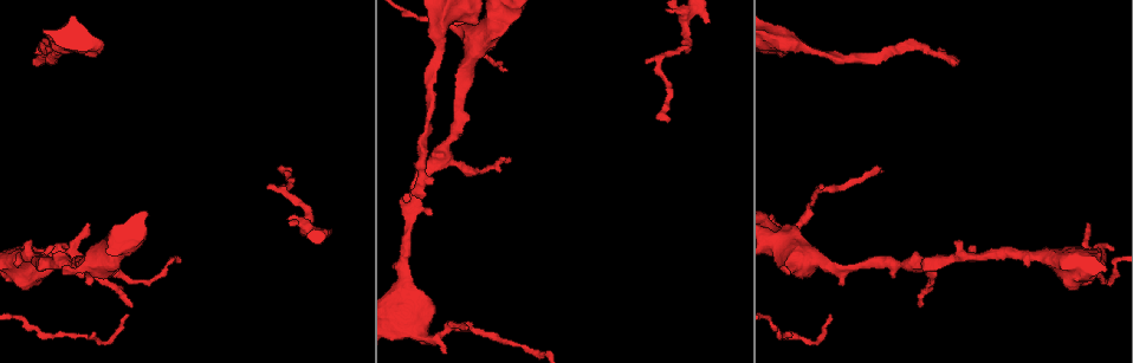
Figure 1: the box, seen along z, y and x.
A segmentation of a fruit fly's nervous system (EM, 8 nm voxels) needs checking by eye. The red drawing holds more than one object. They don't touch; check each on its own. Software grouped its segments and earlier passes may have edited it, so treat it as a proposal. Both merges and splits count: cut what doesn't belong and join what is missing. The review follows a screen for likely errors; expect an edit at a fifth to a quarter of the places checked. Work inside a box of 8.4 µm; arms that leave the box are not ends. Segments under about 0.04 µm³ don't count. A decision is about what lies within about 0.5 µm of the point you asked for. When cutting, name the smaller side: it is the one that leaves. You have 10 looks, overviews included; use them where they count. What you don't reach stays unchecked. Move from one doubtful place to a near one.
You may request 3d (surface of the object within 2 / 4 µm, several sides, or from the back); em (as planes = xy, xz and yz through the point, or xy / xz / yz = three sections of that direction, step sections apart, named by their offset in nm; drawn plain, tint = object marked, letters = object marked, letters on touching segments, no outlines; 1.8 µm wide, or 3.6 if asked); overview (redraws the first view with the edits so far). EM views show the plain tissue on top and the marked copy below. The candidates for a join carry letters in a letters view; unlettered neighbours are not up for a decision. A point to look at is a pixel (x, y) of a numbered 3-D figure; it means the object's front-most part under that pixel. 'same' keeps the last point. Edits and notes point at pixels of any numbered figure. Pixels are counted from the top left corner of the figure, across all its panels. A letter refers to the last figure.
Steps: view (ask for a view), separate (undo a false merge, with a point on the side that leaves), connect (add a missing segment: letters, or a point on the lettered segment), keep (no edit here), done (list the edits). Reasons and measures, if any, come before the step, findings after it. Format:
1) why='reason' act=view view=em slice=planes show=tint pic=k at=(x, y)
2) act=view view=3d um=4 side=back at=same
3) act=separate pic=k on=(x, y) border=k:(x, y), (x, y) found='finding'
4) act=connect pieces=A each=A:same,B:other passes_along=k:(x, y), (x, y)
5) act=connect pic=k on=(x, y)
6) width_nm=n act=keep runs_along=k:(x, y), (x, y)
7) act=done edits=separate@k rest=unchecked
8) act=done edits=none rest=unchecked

why='long arm stops here' act=view view=em slice=planes show=letters pic=1 at=(290, 174)

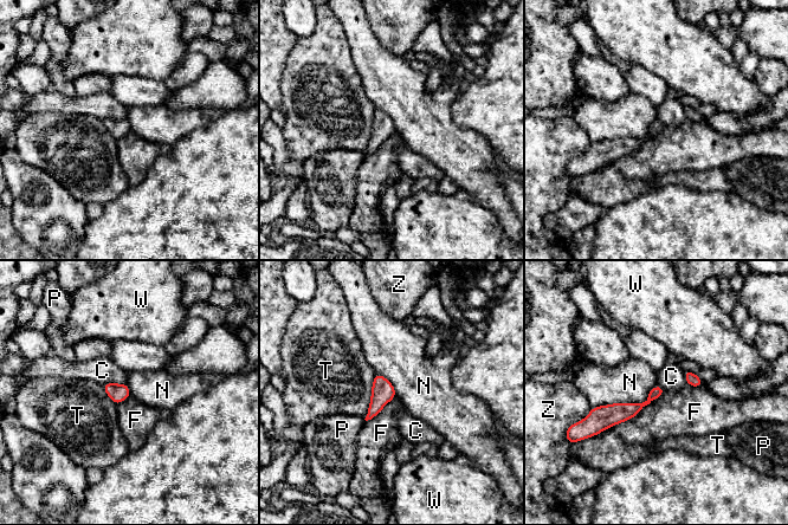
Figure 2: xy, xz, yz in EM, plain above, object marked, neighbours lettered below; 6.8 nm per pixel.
act=keep each=C:other,F:other,N:other,P:other,T:other,W:other,Z:other border=2:(665, 391), (630, 419), (588, 438) found='none of them fits'

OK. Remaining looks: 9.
why='branch stops here' act=view view=em slice=xy step=8 show=letters pic=1 at=(478, 24)

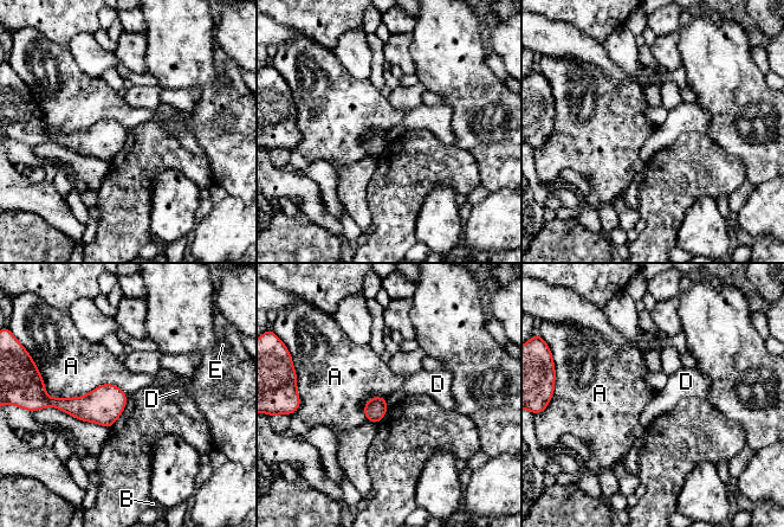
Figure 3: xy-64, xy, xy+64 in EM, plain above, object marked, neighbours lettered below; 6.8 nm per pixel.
width_nm=150 act=keep each=A:other,B:other,D:other,E:other border=3:(386, 399), (387, 410) found='no lettered segment goes on from it'

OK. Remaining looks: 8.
act=view view=3d um=2 pic=1 at=(412, 195)

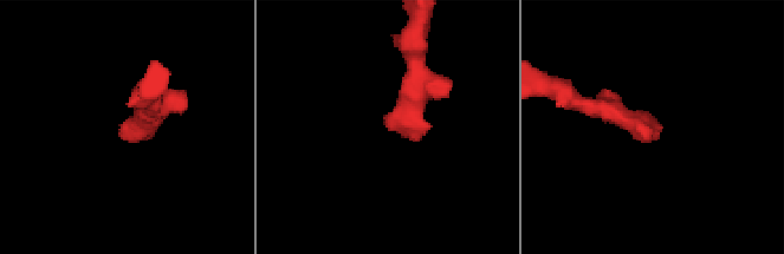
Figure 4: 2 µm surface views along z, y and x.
act=view view=em slice=planes show=letters pic=4 at=(124, 137)

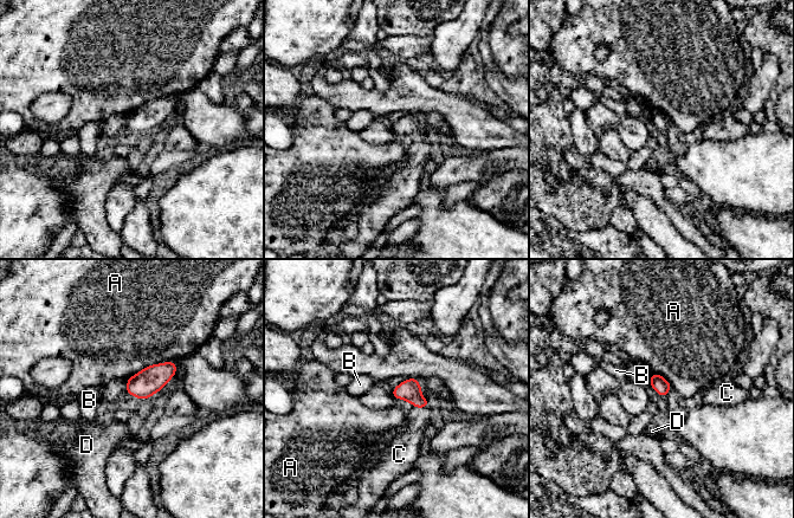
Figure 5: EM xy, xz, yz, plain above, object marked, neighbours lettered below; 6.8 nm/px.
width_nm=100 act=connect pieces=C each=A:other,B:other,C:same,D:other passes_along=5:(410, 390), (421, 407), (408, 441) found='it goes on there'

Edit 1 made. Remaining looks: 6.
why='free end' act=view view=em um=3.6 slice=planes show=letters pic=1 at=(790, 272)

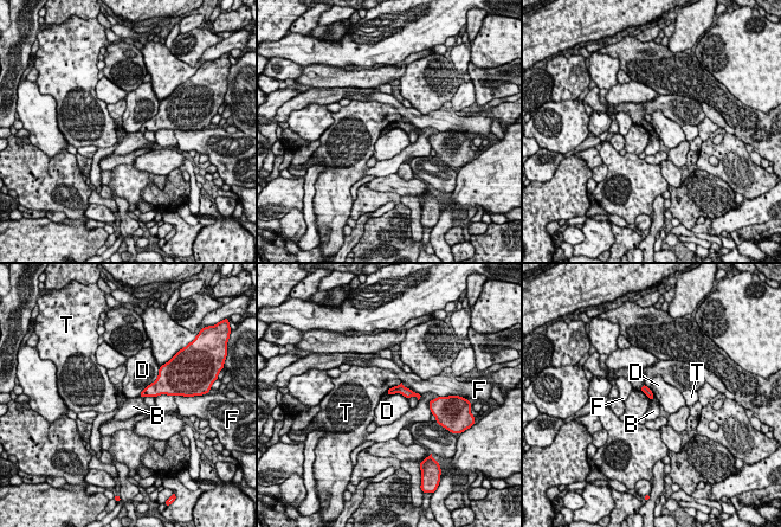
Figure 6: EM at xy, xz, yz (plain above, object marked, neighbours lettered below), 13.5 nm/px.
longest_contact=D:420nm act=keep each=B:other,D:other,F:other,T:other border=6:(159, 373), (139, 396) found='none of them fits'

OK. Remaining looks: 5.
act=done edits=connect@5 rest=unchecked

